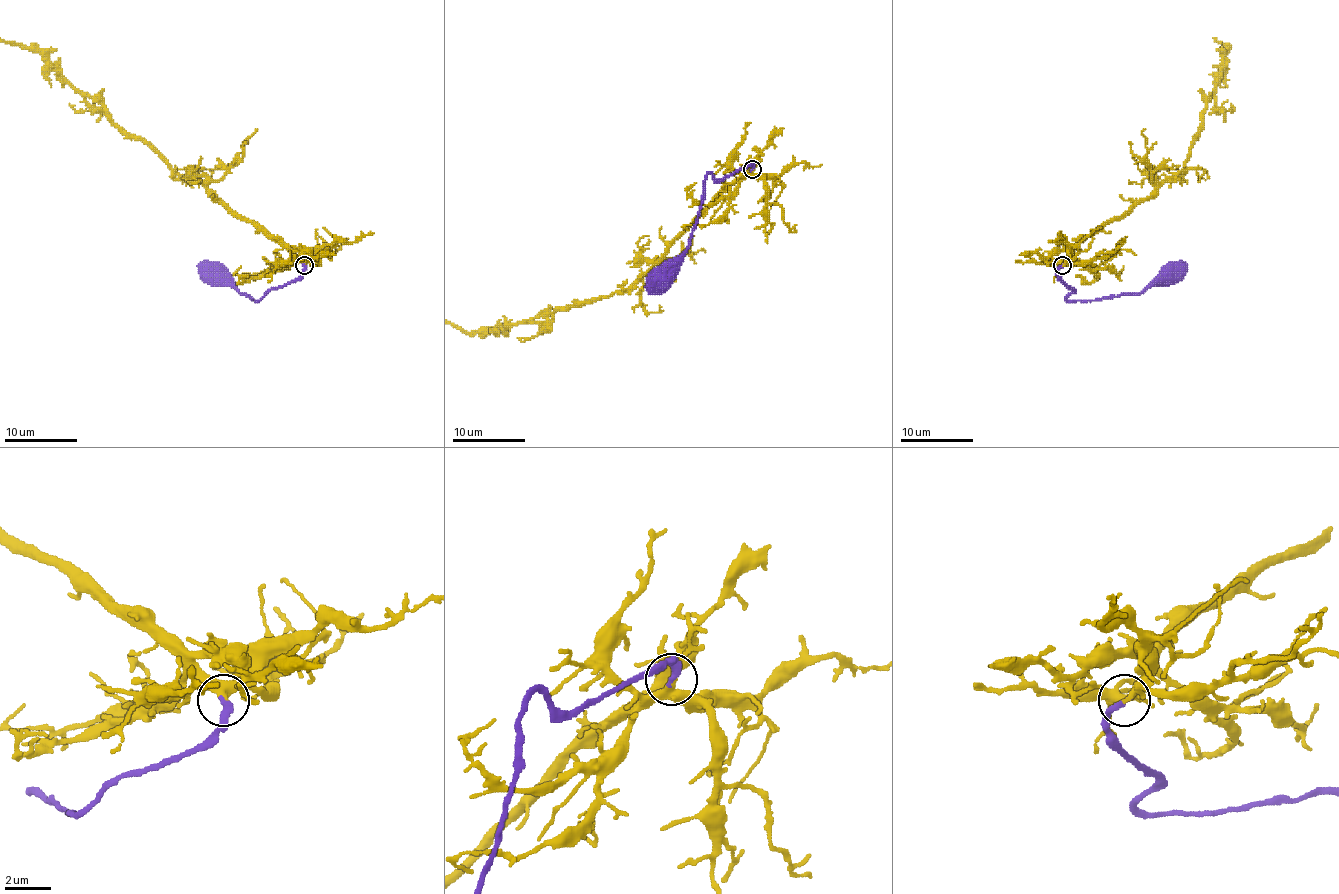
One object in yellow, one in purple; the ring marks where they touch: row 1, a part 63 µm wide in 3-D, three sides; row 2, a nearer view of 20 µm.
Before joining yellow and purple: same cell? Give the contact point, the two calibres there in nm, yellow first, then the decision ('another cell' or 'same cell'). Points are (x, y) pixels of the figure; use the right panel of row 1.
at (1062, 265); 280 nm thick on the yellow side, 300 nm on the other; same cell

